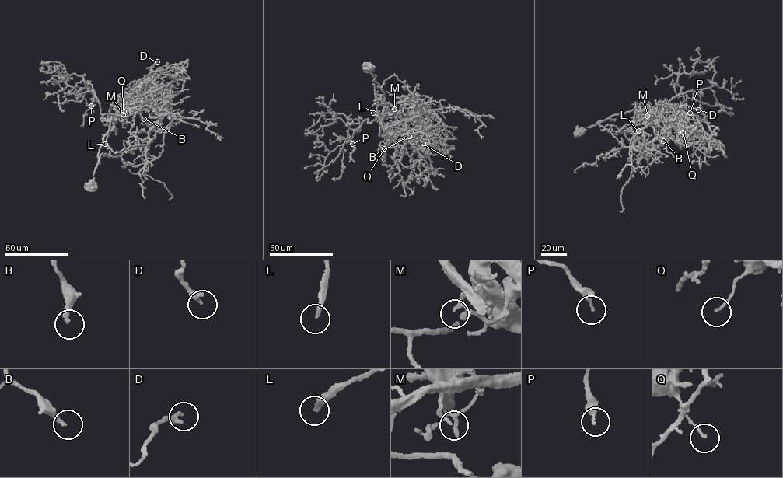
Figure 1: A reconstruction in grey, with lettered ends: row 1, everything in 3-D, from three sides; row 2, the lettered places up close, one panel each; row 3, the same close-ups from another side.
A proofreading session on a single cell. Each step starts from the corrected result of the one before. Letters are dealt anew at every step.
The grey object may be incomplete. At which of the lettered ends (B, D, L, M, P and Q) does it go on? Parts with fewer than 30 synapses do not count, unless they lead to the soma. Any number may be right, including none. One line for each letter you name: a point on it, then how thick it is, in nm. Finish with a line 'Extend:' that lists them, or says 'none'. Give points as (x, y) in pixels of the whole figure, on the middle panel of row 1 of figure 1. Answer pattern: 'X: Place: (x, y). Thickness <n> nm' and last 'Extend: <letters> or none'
L: Place: (373, 113). Thickness 240 nm
Extend: L

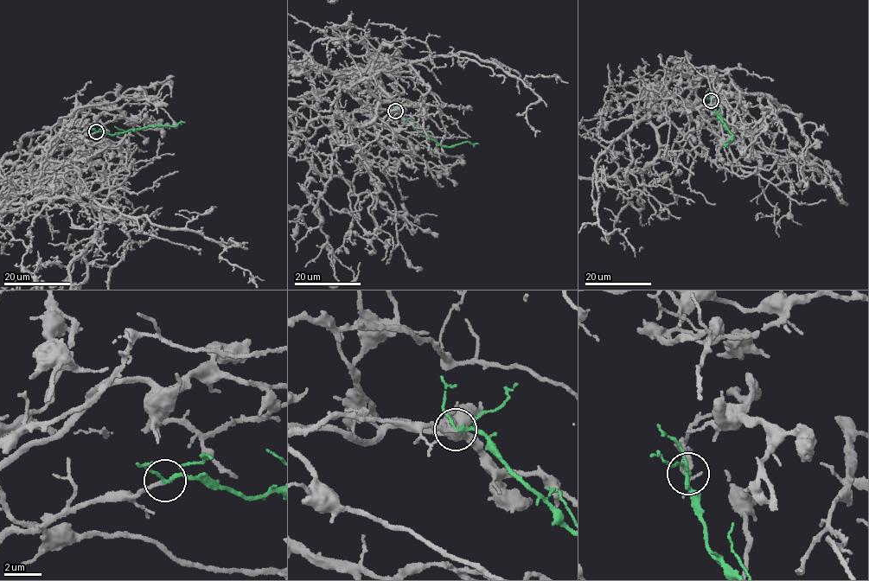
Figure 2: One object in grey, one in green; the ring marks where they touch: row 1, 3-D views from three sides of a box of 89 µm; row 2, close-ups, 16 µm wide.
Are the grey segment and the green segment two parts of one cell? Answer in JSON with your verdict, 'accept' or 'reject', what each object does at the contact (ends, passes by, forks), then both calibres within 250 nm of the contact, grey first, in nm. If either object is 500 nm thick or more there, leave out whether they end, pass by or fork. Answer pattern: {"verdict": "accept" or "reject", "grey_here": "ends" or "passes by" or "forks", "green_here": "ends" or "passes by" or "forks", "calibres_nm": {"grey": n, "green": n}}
{"verdict": "accept", "grey_here": "ends", "green_here": "forks", "calibres_nm": {"grey": 190, "green": 140}}

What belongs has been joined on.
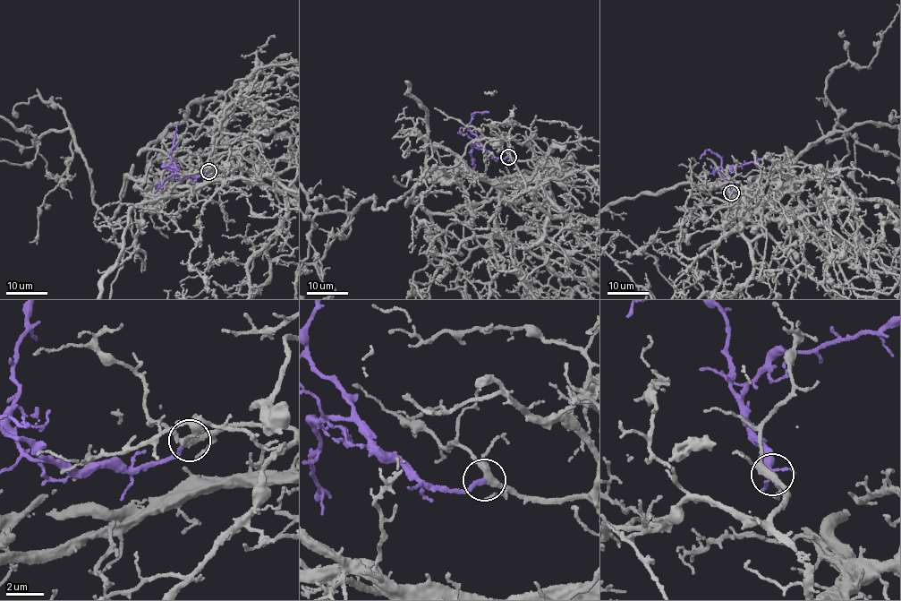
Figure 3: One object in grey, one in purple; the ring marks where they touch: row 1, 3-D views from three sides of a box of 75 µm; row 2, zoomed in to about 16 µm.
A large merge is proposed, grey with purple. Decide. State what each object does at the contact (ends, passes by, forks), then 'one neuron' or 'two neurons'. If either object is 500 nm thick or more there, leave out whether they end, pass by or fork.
grey forks; purple ends; one neuron

